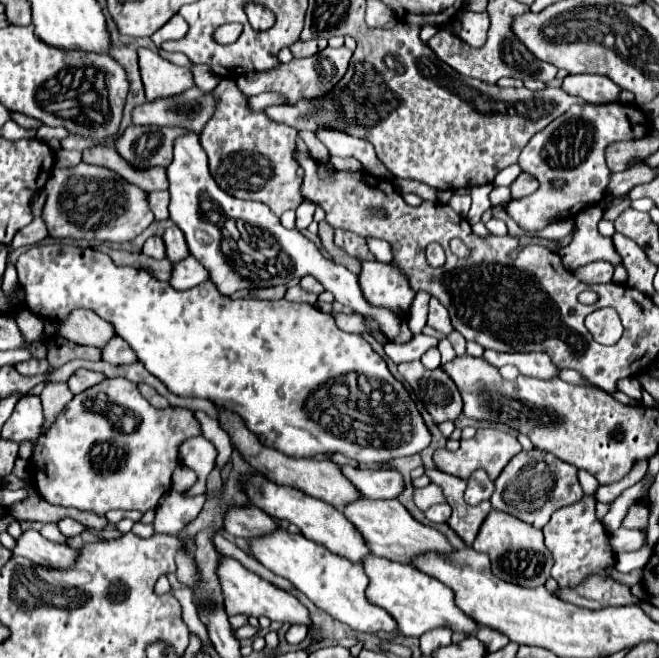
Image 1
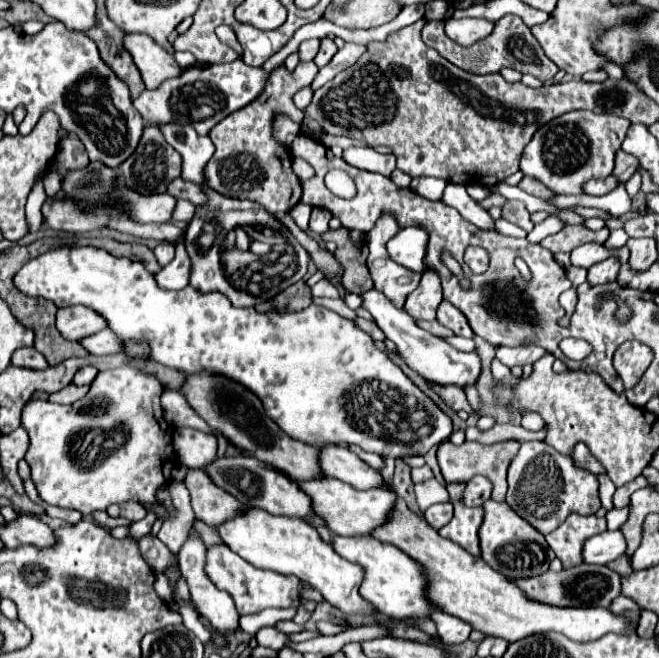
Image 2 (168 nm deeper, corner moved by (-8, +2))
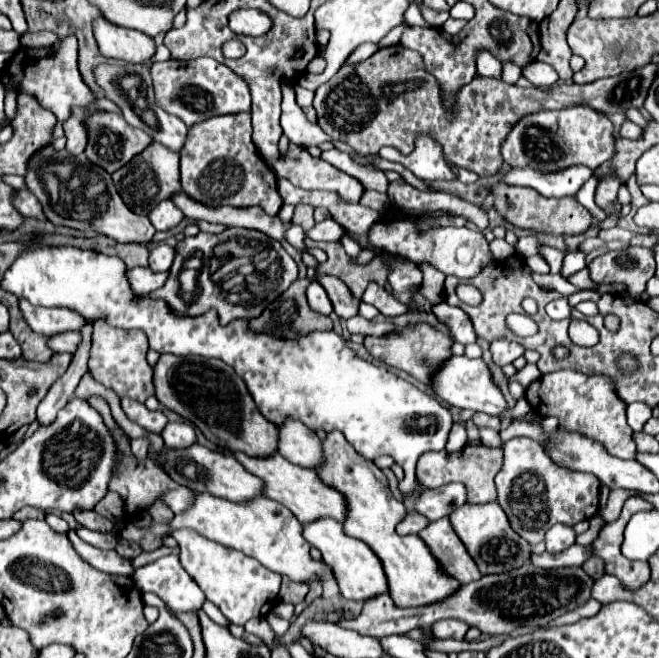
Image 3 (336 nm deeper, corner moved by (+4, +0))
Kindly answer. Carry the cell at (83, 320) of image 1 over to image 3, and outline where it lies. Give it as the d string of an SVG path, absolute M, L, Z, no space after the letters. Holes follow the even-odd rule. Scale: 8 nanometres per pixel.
M22 299L20 311L30 329L46 337L50 337L52 333L80 331L80 325L84 325L84 317L66 307L34 307L26 299Z

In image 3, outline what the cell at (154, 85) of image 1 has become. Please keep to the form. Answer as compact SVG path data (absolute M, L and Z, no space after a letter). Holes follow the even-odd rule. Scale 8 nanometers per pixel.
M102 15L92 21L94 37L104 57L120 59L126 63L144 63L154 53L154 39L132 29L118 27Z

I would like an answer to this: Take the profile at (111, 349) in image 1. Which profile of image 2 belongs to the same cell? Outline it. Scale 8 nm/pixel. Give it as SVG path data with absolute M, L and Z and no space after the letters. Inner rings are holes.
M106 327L104 331L88 337L82 341L82 345L92 353L92 355L114 355L114 353L122 353L124 351L124 343L120 337L114 335L114 331L110 327Z

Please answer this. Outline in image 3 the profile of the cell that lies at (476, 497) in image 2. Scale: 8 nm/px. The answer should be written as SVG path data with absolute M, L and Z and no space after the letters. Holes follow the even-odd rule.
M448 483L438 489L426 489L414 503L414 511L428 521L442 519L466 503L466 489L460 483Z

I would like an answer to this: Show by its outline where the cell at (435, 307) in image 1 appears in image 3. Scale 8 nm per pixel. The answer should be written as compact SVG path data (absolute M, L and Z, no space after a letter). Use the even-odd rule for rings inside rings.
M442 301L442 303L436 305L436 309L432 309L432 313L438 317L438 321L442 321L442 323L446 323L450 327L450 335L458 343L468 345L468 343L476 341L476 333L474 333L472 321L460 307L452 307L446 301Z

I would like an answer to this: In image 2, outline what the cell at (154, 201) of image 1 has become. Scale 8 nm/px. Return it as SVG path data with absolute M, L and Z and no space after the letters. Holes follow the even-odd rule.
M176 199L176 207L174 207L174 213L172 213L172 219L174 221L184 221L184 223L188 223L190 219L192 219L192 215L194 215L194 205L190 203L190 201L186 201L186 199Z

